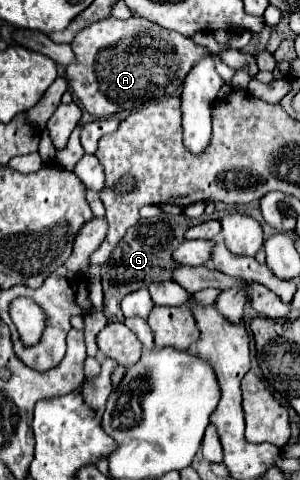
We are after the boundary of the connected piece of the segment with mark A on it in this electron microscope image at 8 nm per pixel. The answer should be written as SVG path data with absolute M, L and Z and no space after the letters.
M110 16L76 34L70 46L76 60L66 66L64 76L82 108L98 118L176 94L192 66L202 56L212 56L190 38L162 30L162 26L140 16L130 16L128 20Z

